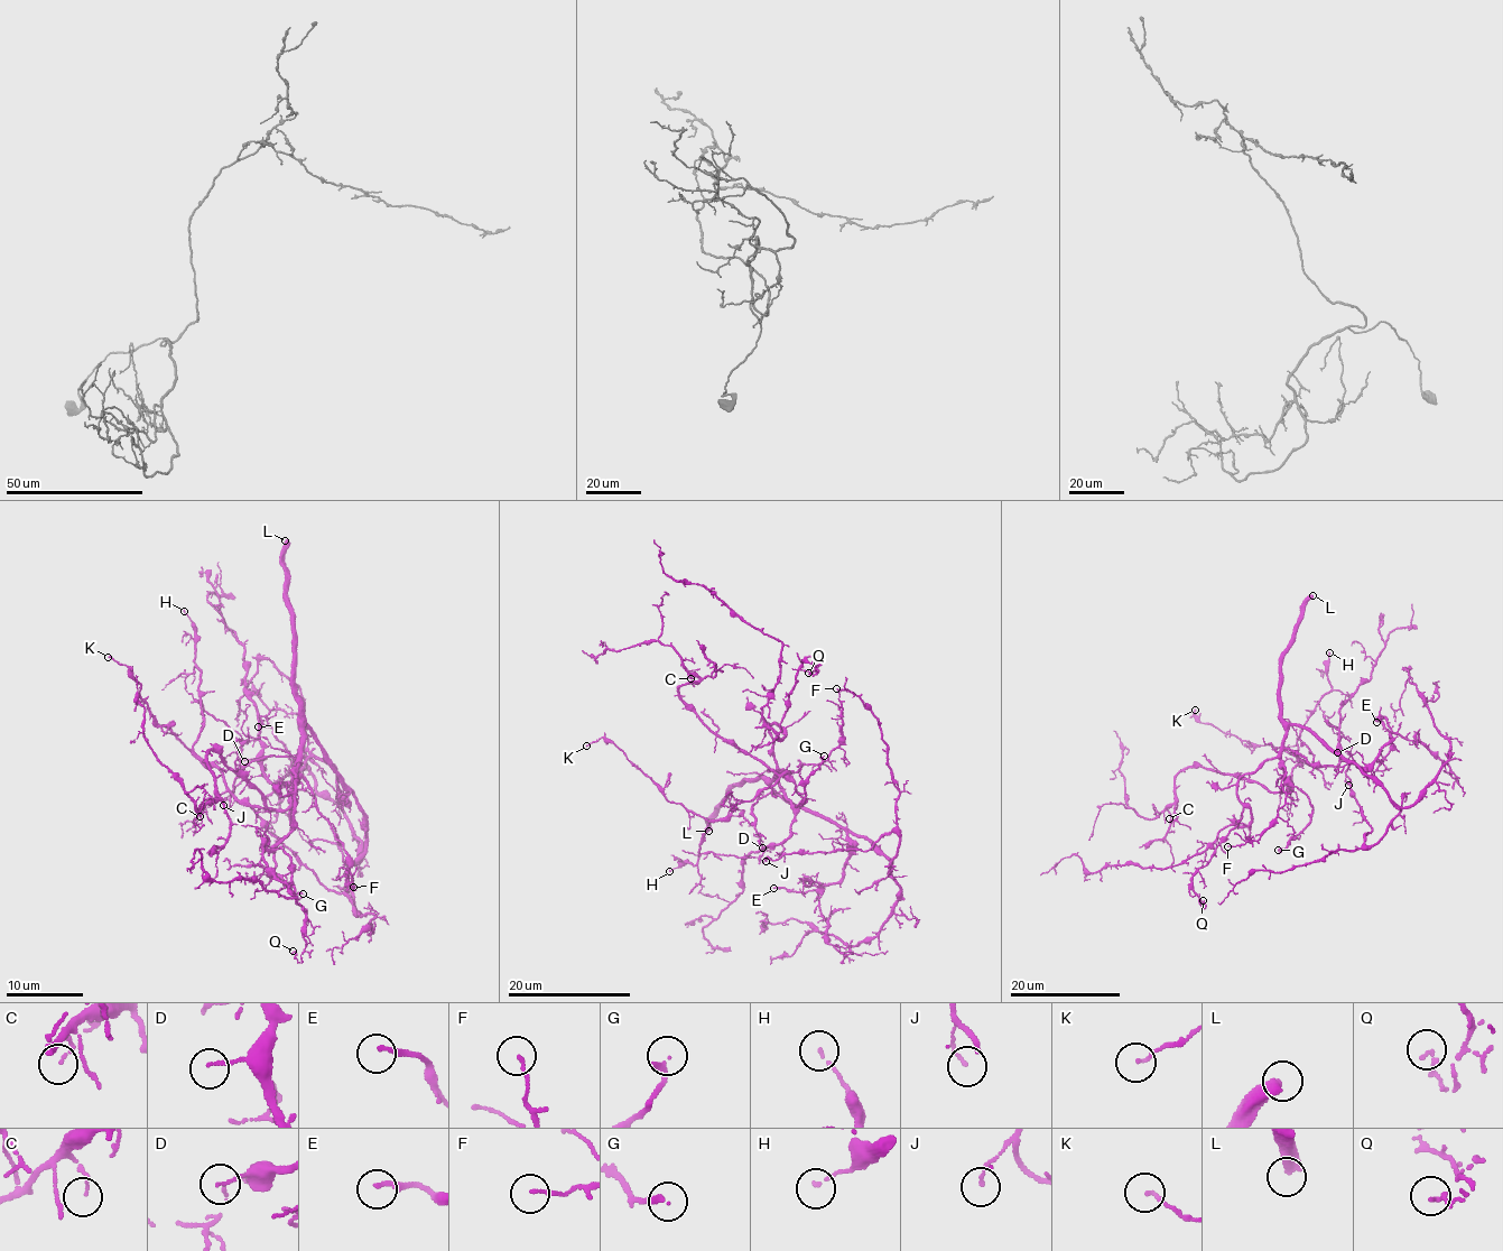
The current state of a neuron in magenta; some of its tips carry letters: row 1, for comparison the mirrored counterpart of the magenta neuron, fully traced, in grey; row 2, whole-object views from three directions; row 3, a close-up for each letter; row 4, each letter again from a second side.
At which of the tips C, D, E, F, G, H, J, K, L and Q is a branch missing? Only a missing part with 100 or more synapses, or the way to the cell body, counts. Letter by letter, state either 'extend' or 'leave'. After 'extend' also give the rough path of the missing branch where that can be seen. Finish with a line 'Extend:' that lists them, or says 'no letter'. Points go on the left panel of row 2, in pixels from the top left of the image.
C: leave
D: leave
E: leave
F: leave
G: leave
H: leave
J: leave
K: leave
L: extend
Q: leave
Extend: L

